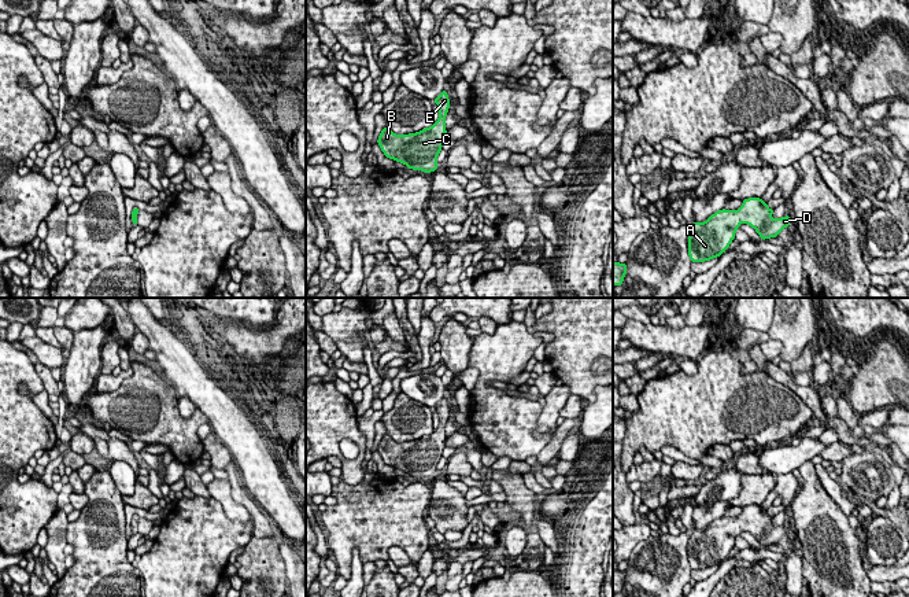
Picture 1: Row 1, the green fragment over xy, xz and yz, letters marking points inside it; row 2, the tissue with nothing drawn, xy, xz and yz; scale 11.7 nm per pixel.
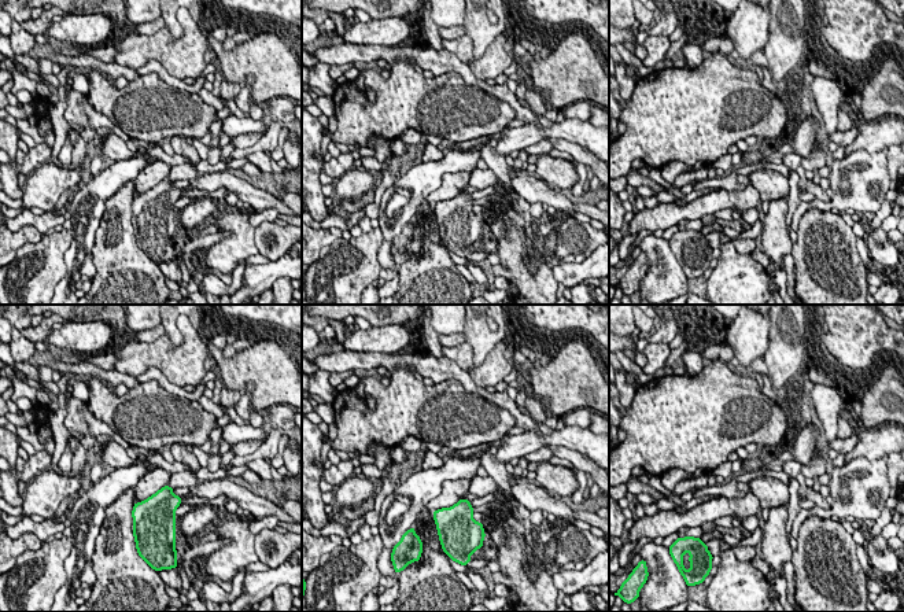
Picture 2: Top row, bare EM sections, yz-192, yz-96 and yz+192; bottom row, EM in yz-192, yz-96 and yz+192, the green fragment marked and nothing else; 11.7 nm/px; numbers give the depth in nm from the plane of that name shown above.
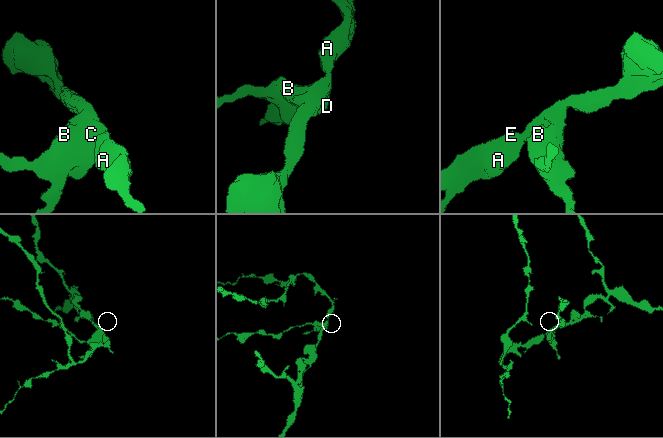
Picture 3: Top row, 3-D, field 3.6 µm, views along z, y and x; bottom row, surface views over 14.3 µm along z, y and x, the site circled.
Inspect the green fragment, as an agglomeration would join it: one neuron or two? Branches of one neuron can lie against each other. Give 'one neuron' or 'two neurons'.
one neuron

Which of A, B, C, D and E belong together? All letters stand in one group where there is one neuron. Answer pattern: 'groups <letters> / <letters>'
groups A B C D E

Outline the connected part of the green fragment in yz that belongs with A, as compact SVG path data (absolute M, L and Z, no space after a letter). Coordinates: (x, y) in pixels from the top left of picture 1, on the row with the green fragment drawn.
M761 198L744 199L739 210L718 210L705 222L692 224L688 232L688 255L691 262L705 262L720 257L742 222L753 226L762 240L776 237L790 226L790 215L772 218L773 209Z

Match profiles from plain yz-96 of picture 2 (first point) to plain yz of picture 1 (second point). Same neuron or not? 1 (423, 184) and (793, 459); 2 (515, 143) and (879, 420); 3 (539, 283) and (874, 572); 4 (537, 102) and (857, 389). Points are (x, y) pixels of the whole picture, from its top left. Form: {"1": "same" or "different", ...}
{"1": "same", "2": "different", "3": "different", "4": "different"}

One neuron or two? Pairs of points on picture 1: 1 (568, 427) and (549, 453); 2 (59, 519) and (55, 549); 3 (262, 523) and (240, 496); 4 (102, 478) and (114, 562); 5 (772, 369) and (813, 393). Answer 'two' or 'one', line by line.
1: one
2: one
3: one
4: one
5: one

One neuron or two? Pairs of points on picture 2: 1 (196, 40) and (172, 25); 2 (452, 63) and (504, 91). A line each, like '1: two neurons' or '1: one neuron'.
1: two neurons
2: one neuron

